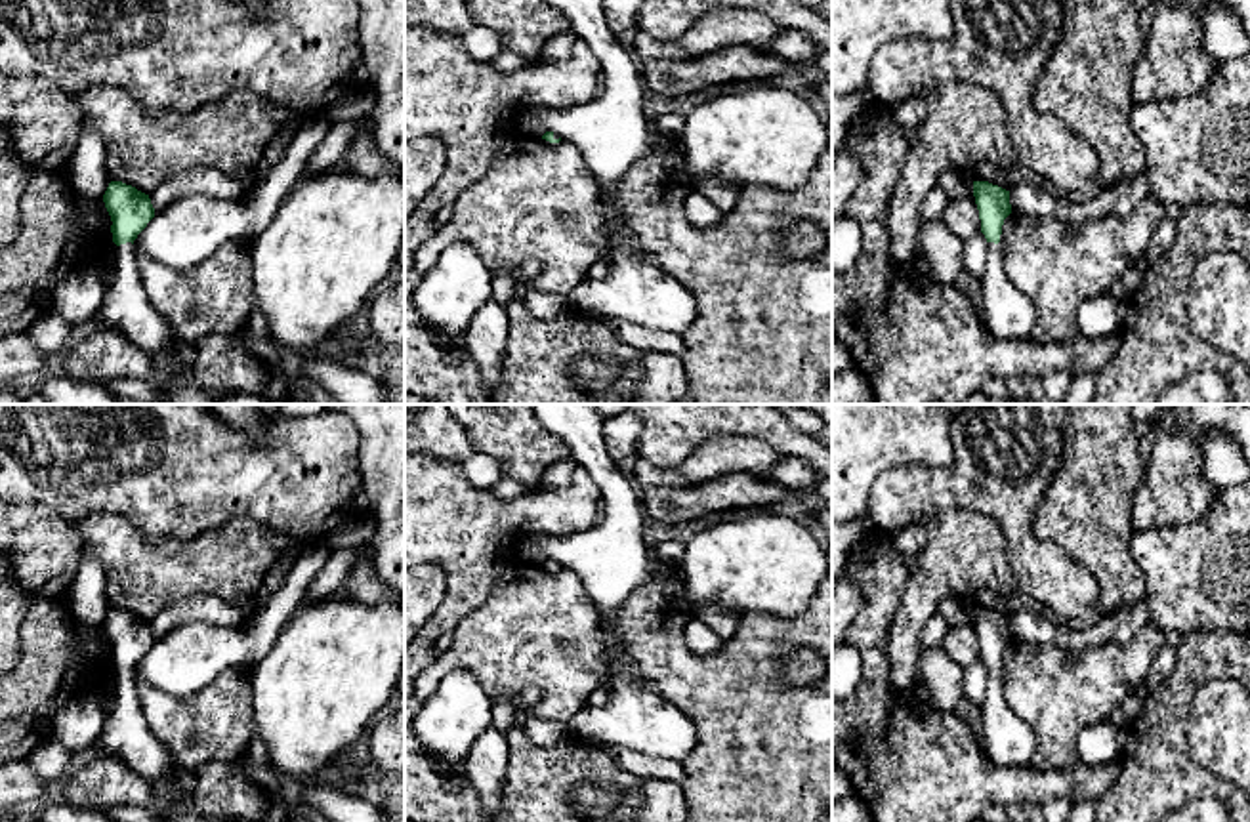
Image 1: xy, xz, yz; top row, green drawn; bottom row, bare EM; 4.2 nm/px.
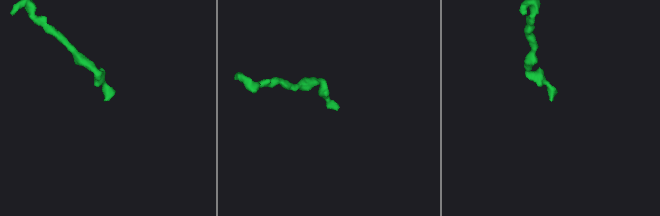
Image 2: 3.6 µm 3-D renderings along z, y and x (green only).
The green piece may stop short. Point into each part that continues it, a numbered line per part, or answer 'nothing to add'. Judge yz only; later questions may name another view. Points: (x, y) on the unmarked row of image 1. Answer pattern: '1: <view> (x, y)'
1: yz (1006, 740)

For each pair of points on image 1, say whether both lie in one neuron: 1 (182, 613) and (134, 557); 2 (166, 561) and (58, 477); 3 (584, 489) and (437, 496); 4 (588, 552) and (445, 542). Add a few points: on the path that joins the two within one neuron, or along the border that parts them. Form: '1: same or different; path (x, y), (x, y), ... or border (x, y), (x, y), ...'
1: different; border (218, 595), (189, 594), (166, 605), (149, 622)
2: different; border (100, 512), (123, 515), (140, 534)
3: same; path (548, 512), (474, 513)
4: different; border (560, 534), (525, 536), (518, 546), (516, 559)

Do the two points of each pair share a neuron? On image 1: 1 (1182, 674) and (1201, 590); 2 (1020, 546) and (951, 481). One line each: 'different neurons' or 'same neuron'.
1: different neurons
2: same neuron

